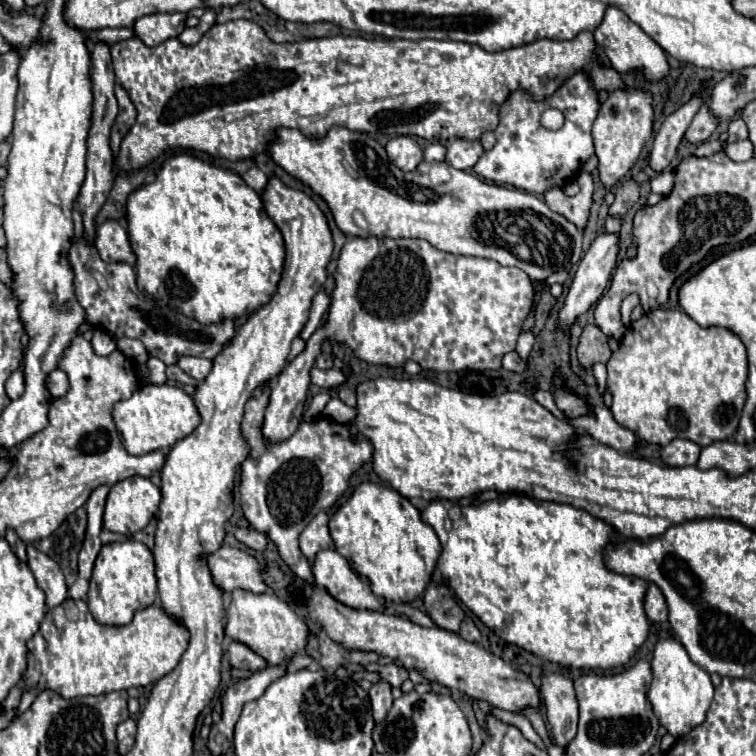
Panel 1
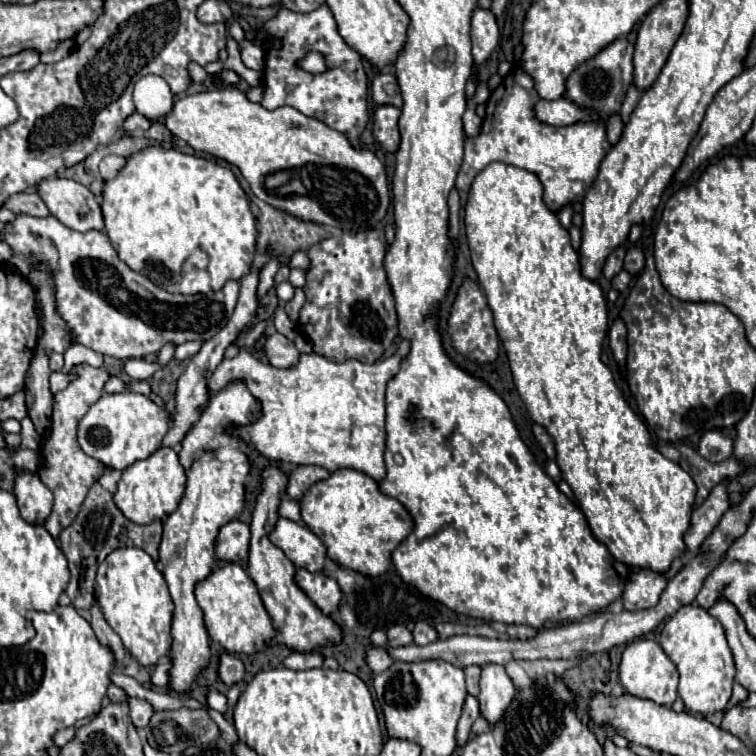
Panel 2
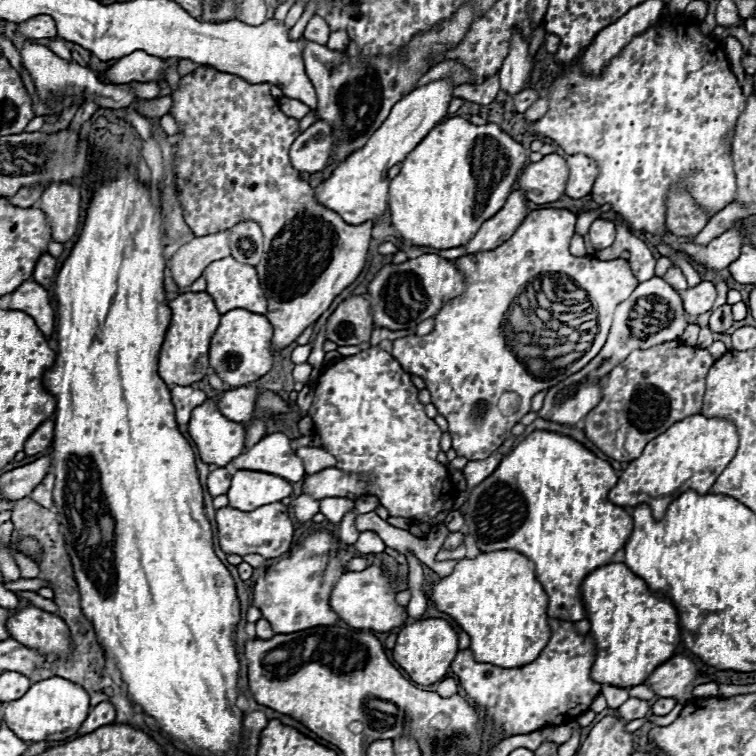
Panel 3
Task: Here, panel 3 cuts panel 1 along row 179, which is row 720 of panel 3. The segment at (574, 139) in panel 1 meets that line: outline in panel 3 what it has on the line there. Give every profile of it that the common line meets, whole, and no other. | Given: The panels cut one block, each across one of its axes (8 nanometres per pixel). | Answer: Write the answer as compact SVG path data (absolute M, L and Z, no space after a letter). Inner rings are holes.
M550 618L548 626L552 636L542 654L530 664L500 670L498 666L476 662L470 650L460 650L450 666L466 696L474 702L474 706L484 710L486 726L498 738L532 734L546 726L568 724L584 714L602 690L602 684L590 678L590 668L596 658L592 636L578 634L576 624L568 620Z

